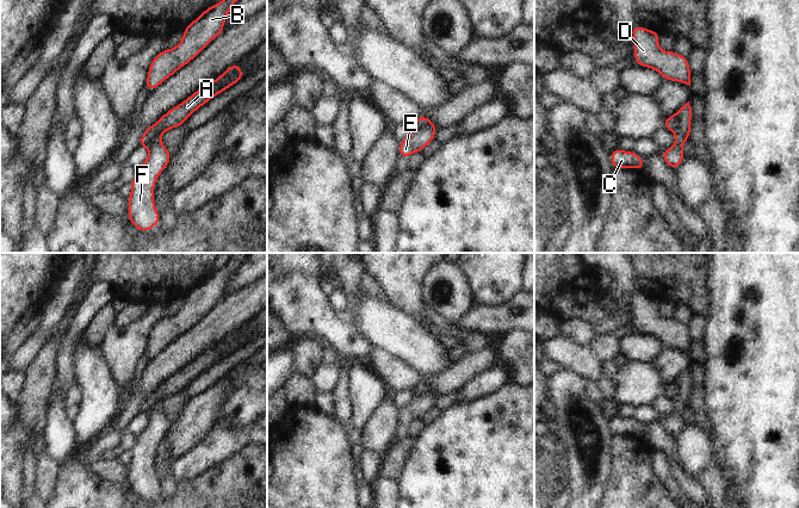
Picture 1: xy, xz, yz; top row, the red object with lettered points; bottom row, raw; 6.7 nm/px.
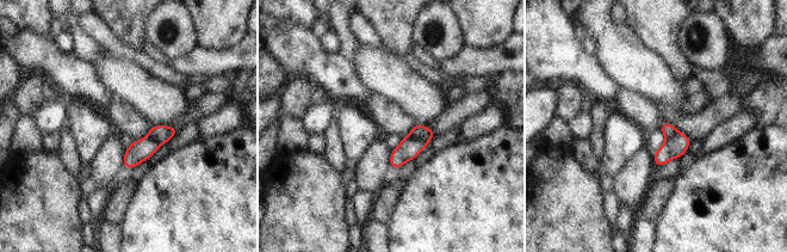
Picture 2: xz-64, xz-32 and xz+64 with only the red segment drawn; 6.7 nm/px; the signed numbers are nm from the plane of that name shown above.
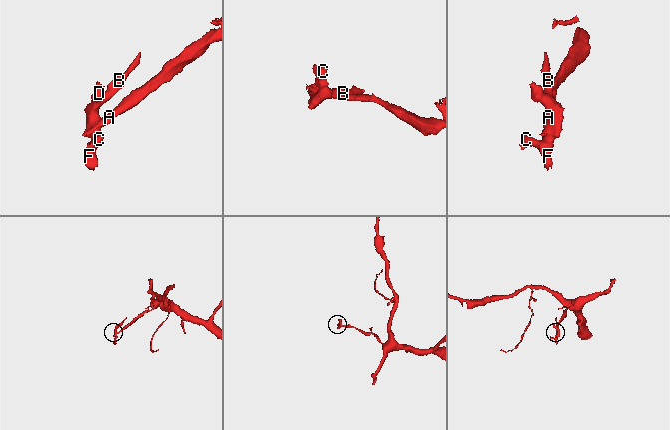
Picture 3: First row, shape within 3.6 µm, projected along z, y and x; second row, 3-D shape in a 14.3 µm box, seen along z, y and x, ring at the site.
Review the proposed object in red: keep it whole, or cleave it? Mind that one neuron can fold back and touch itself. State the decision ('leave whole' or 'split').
split

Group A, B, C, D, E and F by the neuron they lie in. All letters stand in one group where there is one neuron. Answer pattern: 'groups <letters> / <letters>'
groups A / B C D E F

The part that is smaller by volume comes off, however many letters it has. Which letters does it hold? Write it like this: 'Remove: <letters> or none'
Remove: B, C, D, E, F

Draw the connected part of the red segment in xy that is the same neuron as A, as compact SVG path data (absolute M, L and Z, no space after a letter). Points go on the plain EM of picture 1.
M239 330L229 333L229 335L215 348L200 354L186 367L167 378L153 392L153 398L168 398L173 395L182 392L200 373L210 368L217 361L227 358L243 345L244 342L242 341L242 334Z

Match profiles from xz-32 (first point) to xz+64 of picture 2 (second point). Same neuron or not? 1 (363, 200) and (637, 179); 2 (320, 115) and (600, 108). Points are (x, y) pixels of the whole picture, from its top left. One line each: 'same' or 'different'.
1: different
2: different

